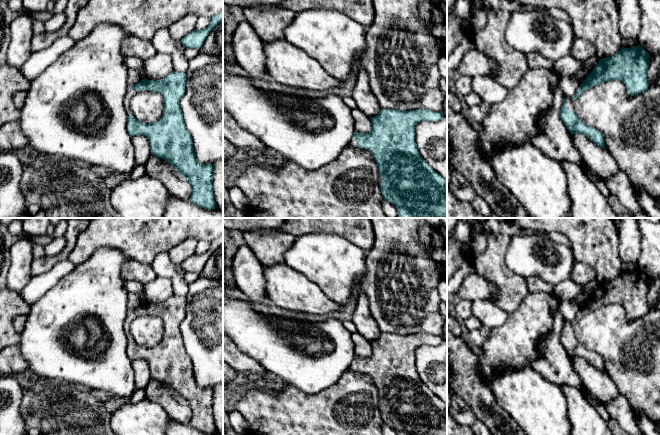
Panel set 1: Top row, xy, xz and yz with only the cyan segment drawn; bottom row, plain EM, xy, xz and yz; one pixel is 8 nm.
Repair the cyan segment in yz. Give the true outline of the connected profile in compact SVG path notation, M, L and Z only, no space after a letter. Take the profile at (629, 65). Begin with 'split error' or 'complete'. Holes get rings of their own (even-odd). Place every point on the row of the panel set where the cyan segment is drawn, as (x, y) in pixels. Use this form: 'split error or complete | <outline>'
split error | M638 44L631 48L622 47L615 55L600 59L576 93L563 99L560 118L570 134L583 134L605 149L604 134L588 126L576 115L574 103L583 91L609 80L621 81L631 96L645 92L650 86L647 78L648 57L649 53Z

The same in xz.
split error | M381 109L380 113L370 118L372 127L368 133L355 130L349 143L352 147L369 150L382 176L380 183L383 199L391 202L398 211L397 218L447 218L447 179L438 174L420 155L415 142L415 126L421 121L439 121L444 117L443 112L428 109L401 111L397 109Z

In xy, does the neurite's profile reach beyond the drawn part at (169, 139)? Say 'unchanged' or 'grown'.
grown

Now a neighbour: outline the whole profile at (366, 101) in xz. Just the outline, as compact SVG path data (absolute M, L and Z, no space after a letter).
M363 68L356 74L352 97L357 108L367 117L372 118L380 113L381 107L370 87L368 74Z

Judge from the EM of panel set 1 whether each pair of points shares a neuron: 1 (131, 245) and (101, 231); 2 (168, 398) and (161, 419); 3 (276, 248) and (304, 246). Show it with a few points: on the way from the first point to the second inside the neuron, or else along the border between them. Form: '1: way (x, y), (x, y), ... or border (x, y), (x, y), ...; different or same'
1: way (124, 238), (117, 231), (108, 231); same
2: border (146, 397), (156, 402), (170, 418); different
3: border (296, 237), (284, 253), (284, 262); different

